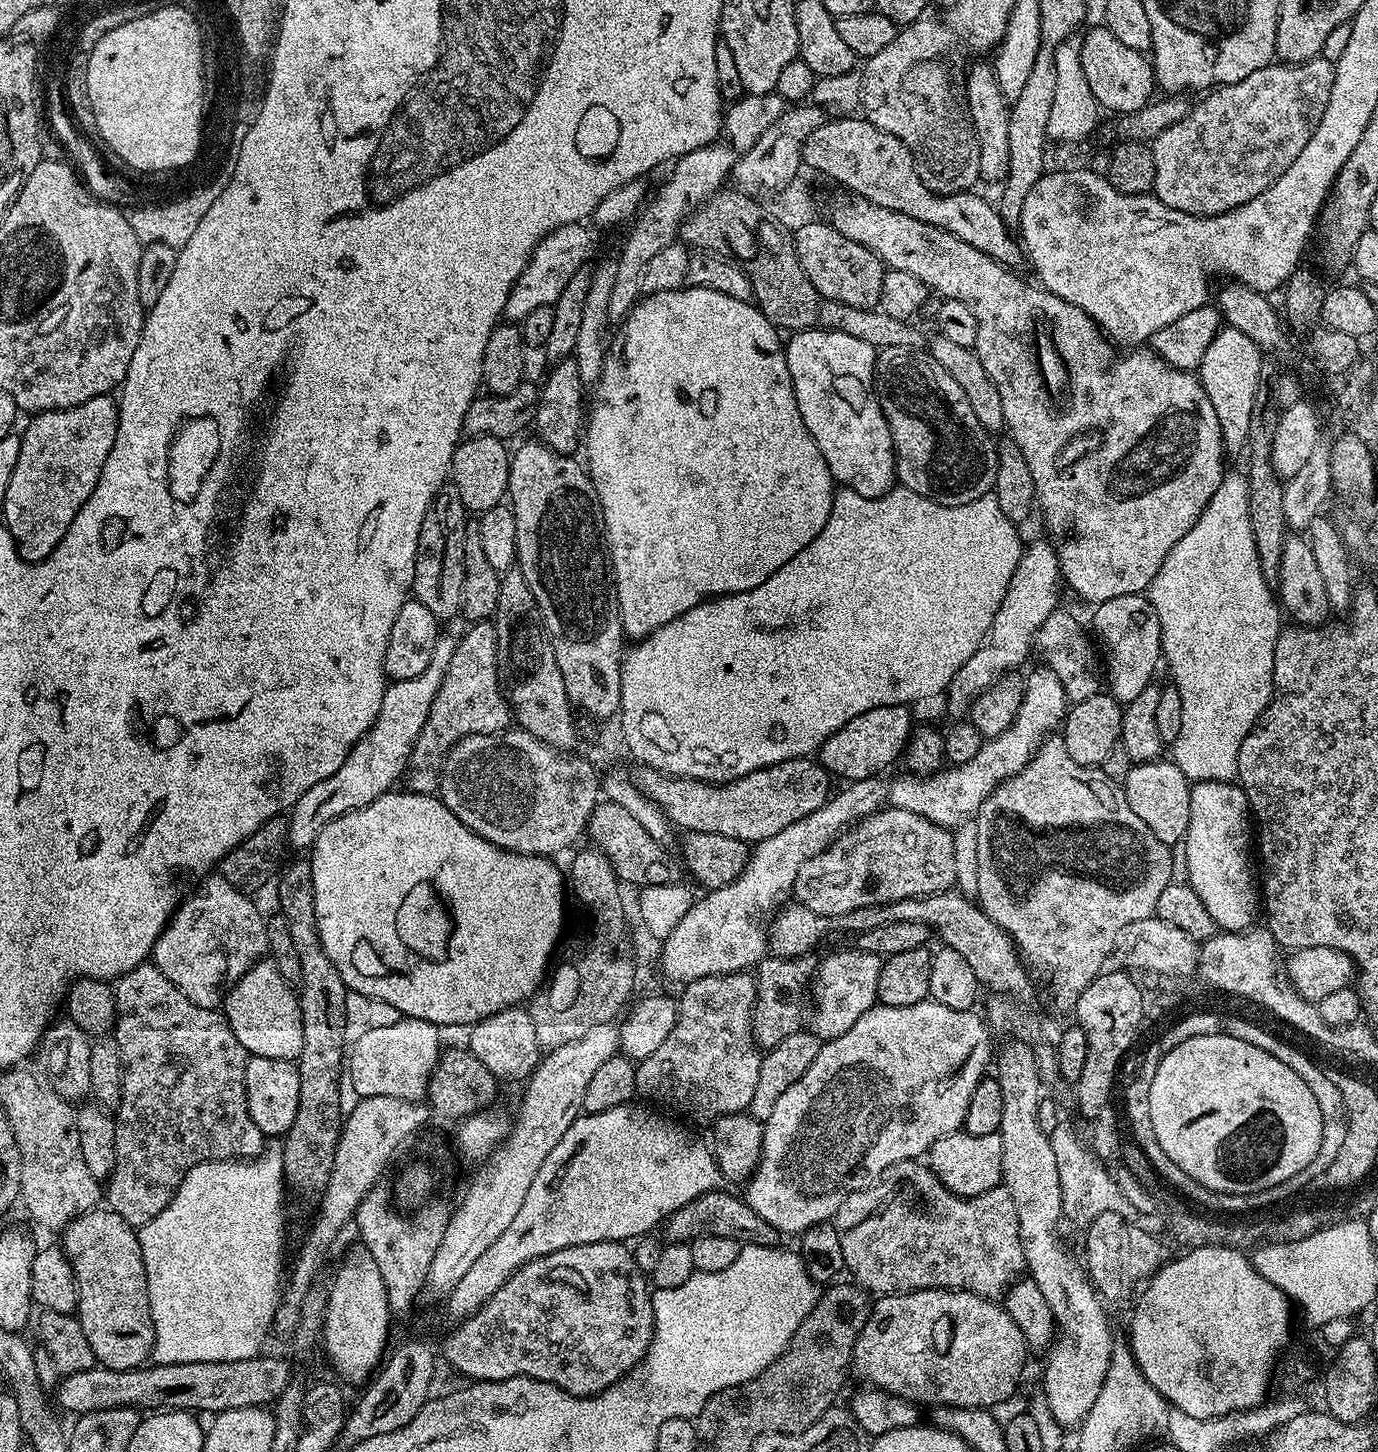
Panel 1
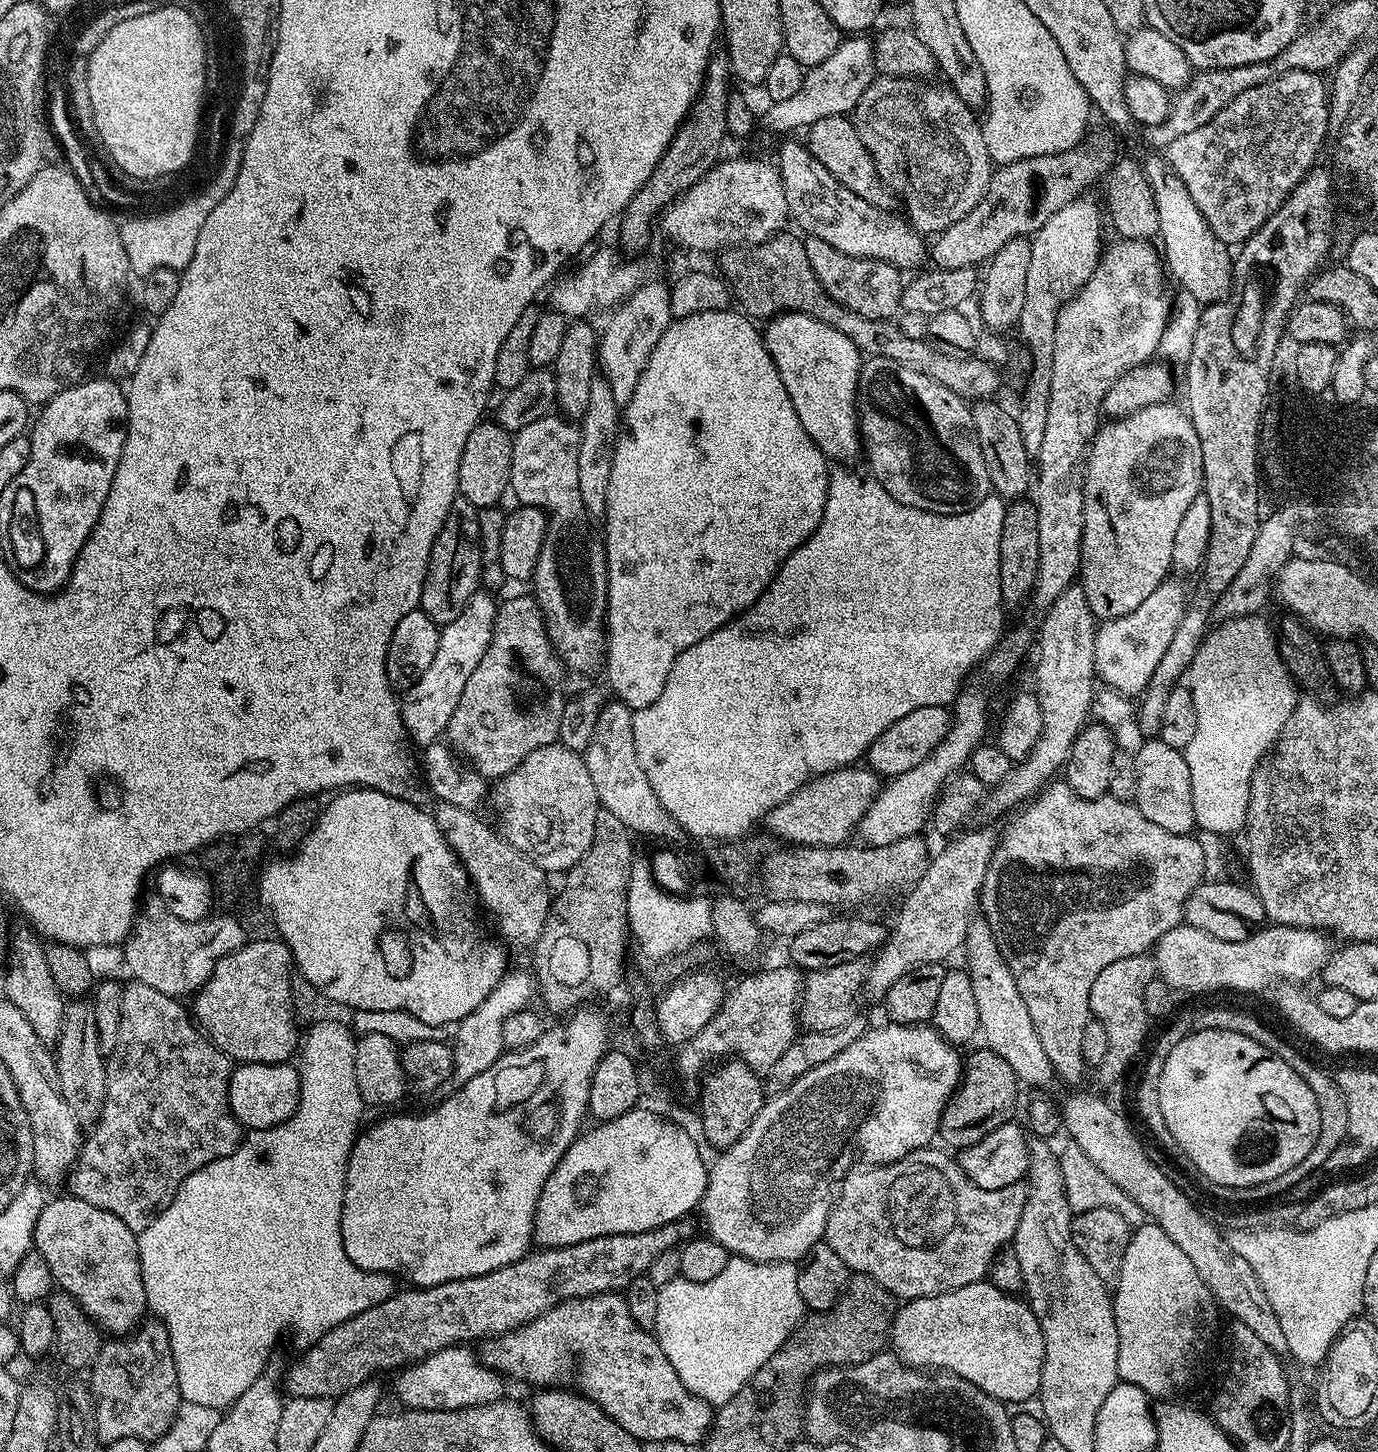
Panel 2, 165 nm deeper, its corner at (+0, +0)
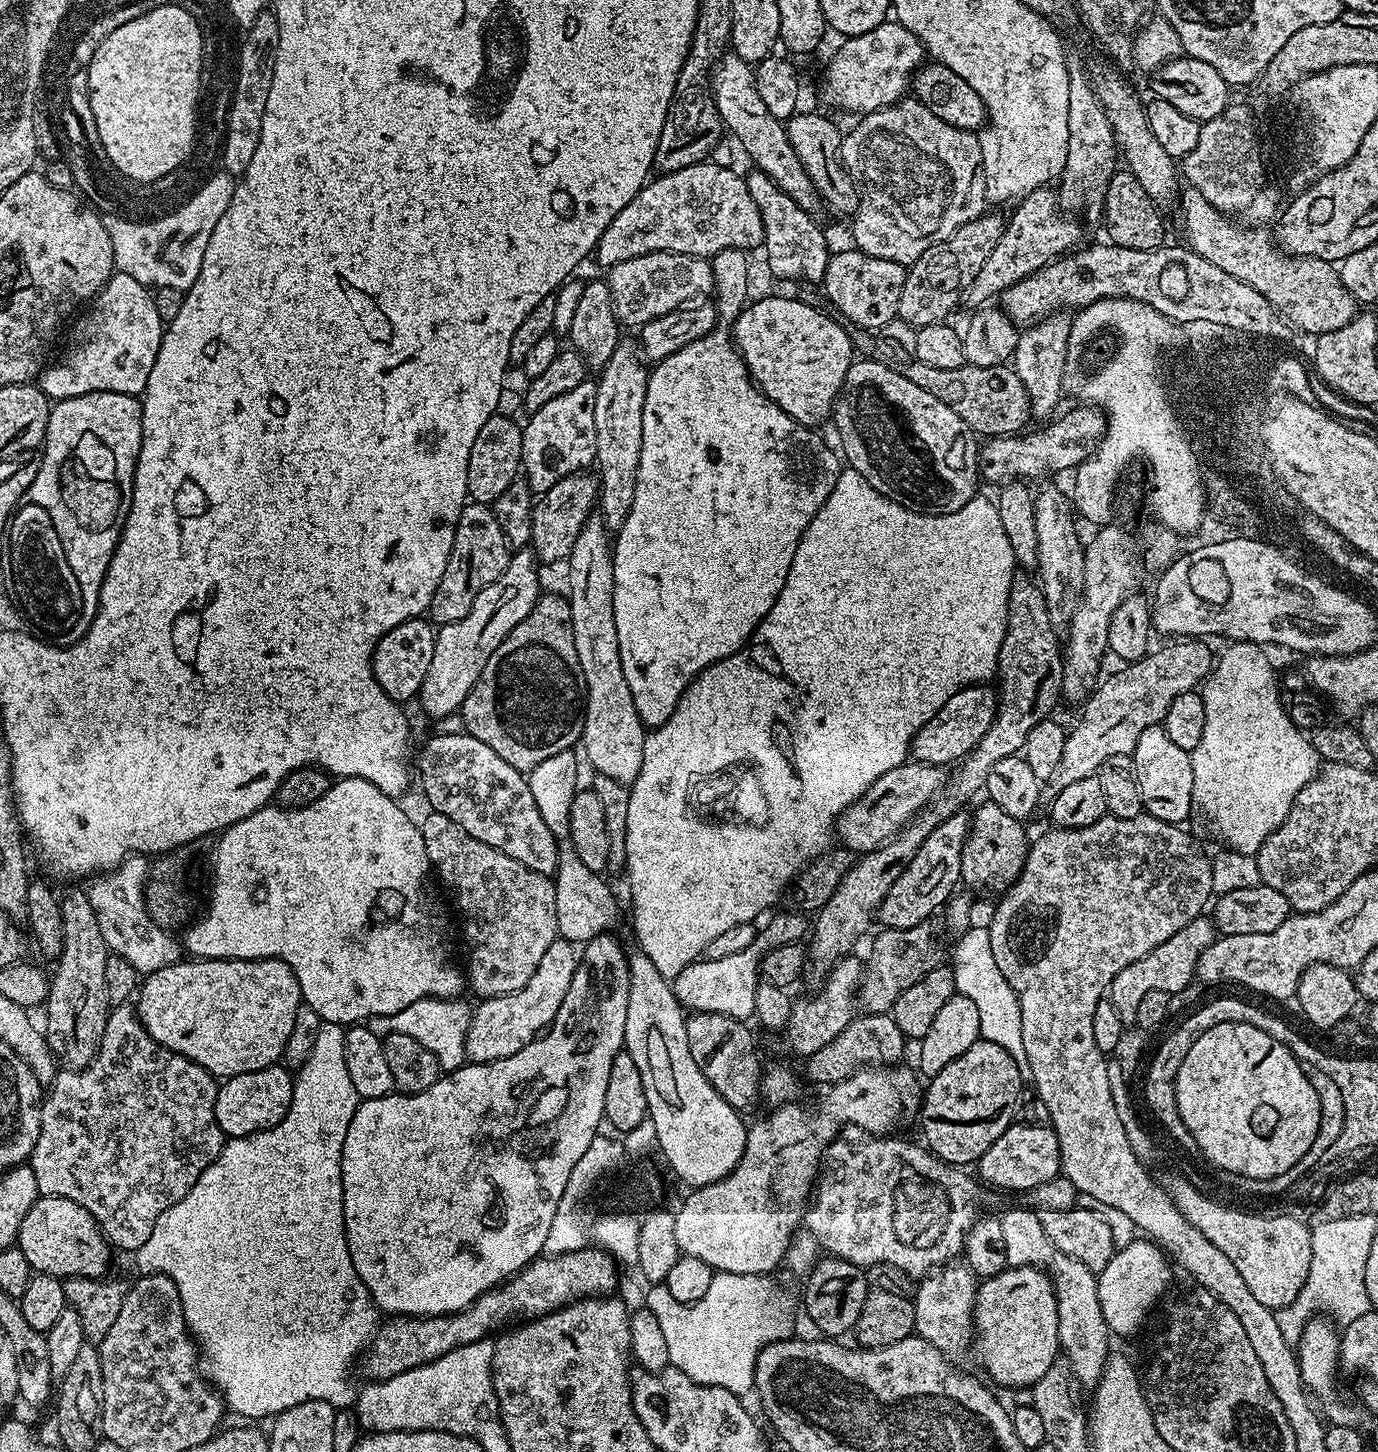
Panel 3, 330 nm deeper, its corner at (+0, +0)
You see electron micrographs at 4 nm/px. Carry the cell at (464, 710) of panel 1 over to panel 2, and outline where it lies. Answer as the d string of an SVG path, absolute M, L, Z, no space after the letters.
M535 595L512 596L496 610L492 641L482 654L482 662L474 666L474 674L466 681L462 698L448 723L446 740L472 768L485 778L499 778L513 772L534 750L547 744L557 743L562 722L564 693L564 662L556 653L556 647L548 638L544 615Z

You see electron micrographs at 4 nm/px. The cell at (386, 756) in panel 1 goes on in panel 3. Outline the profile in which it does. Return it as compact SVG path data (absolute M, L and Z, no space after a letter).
M516 550L511 553L506 570L478 598L474 598L474 606L466 618L458 622L439 625L434 646L434 658L430 658L430 670L426 670L426 678L420 687L418 703L428 716L437 722L452 718L464 707L464 700L470 690L478 682L486 662L490 662L490 654L502 646L502 642L534 610L536 599L542 594L540 576L536 573L538 561L531 551Z

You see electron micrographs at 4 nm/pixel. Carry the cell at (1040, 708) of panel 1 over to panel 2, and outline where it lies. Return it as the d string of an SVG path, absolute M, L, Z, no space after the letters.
M1073 582L1052 603L1052 607L1043 613L1044 621L1040 624L1040 636L1038 632L1038 648L1040 644L1040 657L1036 660L1036 685L1034 691L1038 698L1038 706L1042 706L1042 718L1044 719L1044 729L1034 746L1034 750L1025 759L1019 761L1012 769L1008 777L1002 783L995 785L990 792L990 804L996 812L1004 812L1007 808L1012 808L1015 804L1023 805L1029 801L1036 793L1041 791L1044 785L1053 779L1052 776L1061 771L1068 763L1068 755L1072 749L1072 743L1081 728L1089 723L1092 711L1092 701L1094 699L1094 687L1092 680L1097 679L1096 667L1094 666L1094 638L1098 621L1088 608L1086 594L1079 583Z

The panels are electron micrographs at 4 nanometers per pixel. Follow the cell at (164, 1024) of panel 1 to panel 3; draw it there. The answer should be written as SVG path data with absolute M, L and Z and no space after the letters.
M131 1003L115 1005L108 1013L106 1030L102 1034L100 1048L96 1051L96 1059L86 1068L57 1071L43 1097L40 1105L38 1142L30 1157L34 1170L34 1182L38 1182L41 1196L70 1198L70 1202L78 1202L78 1206L85 1208L98 1222L98 1226L104 1231L104 1237L108 1239L109 1245L113 1249L125 1248L128 1254L135 1253L136 1249L142 1246L142 1242L146 1242L146 1238L150 1238L150 1230L154 1230L154 1222L158 1217L166 1210L170 1210L170 1206L174 1206L174 1202L186 1198L190 1186L194 1186L194 1182L198 1182L202 1170L206 1170L206 1166L210 1166L210 1162L214 1162L214 1158L218 1158L218 1154L224 1148L226 1137L224 1131L218 1126L214 1114L217 1087L217 1077L211 1076L202 1066L156 1044L154 1038L150 1038L150 1034L142 1026L139 1016L136 1015L135 1007Z

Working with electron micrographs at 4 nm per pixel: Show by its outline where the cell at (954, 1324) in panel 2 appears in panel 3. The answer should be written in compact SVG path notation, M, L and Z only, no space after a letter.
M1011 1266L998 1275L985 1279L979 1285L976 1296L976 1315L974 1328L978 1333L978 1342L982 1344L984 1368L1004 1388L1031 1389L1057 1363L1056 1355L1061 1355L1060 1334L1058 1332L1058 1302L1056 1286L1047 1271L1035 1266L1013 1268Z

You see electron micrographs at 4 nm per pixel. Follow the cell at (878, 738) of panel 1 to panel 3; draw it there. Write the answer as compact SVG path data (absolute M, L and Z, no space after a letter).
M988 686L961 688L912 740L911 759L922 764L941 766L949 766L948 764L952 763L955 765L963 760L965 754L974 750L978 742L982 742L982 734L986 734L986 730L990 730L990 726L996 721L997 703L997 693L993 689L991 692Z

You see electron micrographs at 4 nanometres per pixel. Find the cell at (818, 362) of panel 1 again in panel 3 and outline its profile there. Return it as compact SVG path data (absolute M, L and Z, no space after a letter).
M764 296L761 300L755 300L745 307L730 329L736 351L748 367L749 376L766 398L773 400L798 423L820 426L816 424L833 415L836 398L844 385L846 370L850 370L854 359L852 340L847 332L849 329L839 319L831 320L826 313L819 312L814 305L791 300L788 296Z

